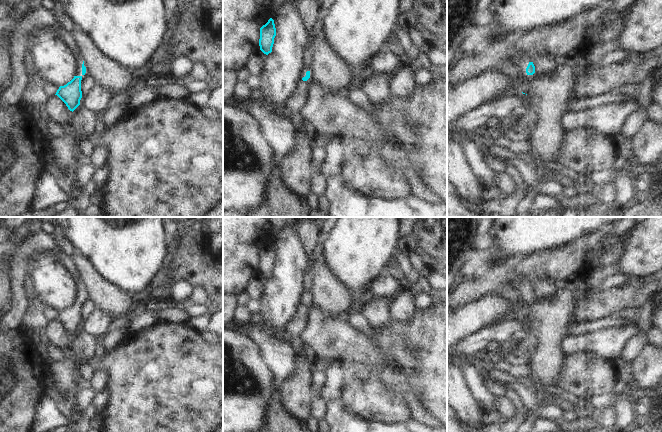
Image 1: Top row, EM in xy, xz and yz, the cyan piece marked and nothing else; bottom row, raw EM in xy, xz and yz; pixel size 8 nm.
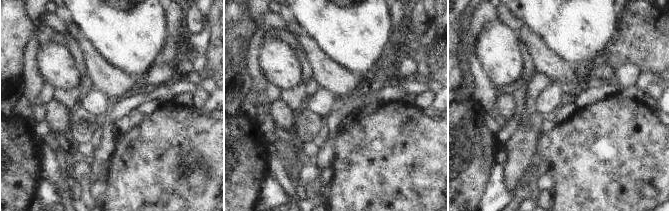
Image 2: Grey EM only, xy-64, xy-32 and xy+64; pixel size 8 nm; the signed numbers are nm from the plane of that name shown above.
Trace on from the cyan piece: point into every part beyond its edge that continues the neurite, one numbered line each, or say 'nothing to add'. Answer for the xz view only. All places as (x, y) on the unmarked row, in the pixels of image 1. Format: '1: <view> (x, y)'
1: xz (304, 293)

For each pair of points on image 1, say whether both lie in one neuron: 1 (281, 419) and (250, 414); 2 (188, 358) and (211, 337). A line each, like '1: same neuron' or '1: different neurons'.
1: different neurons
2: different neurons

